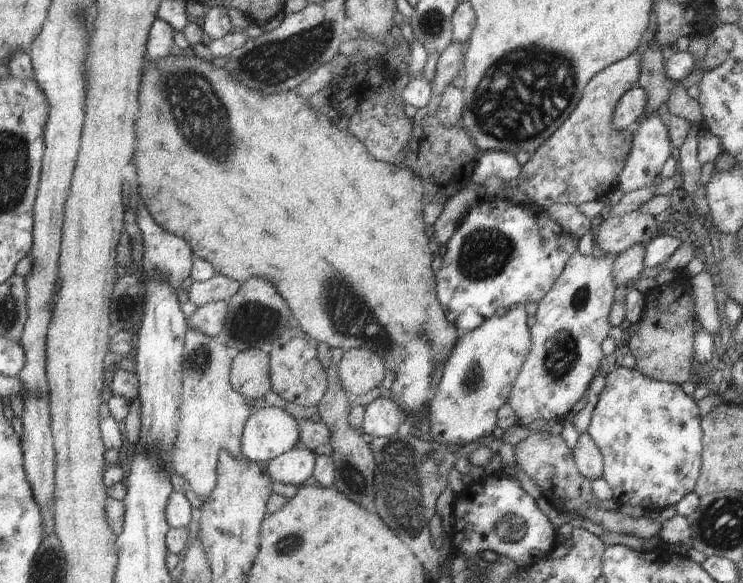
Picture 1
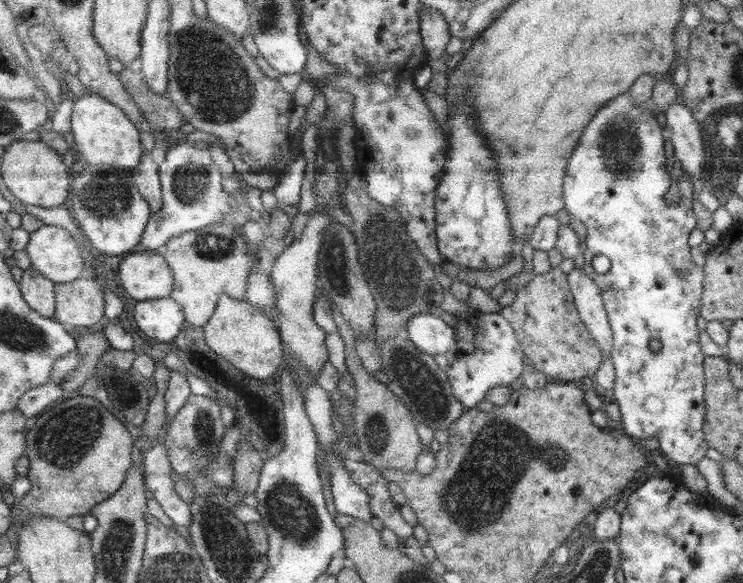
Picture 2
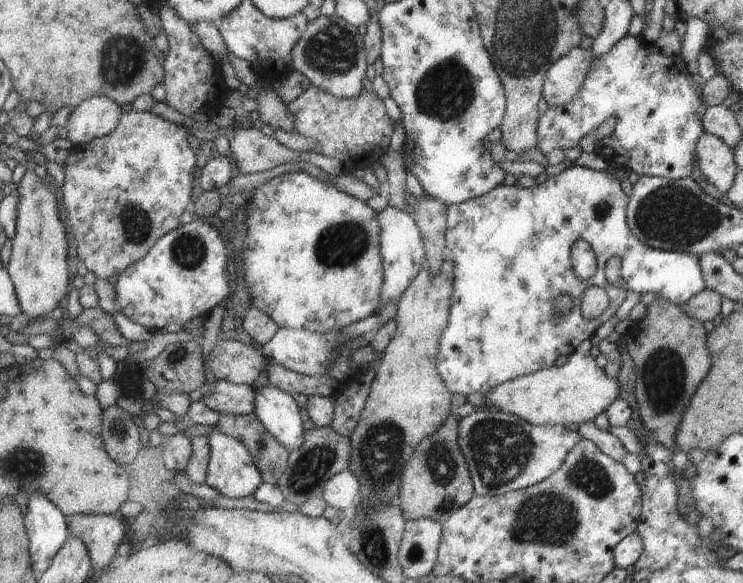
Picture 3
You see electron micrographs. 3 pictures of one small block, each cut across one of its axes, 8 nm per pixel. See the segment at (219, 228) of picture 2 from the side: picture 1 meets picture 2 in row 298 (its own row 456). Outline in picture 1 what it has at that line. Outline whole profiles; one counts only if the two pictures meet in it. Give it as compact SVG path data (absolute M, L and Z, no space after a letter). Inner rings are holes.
M195 327L189 328L184 344L185 358L183 359L183 390L180 408L181 422L177 437L173 462L174 468L189 484L195 495L204 503L218 484L218 460L223 451L229 451L235 458L247 459L243 452L242 442L246 422L254 409L250 400L231 384L230 376L234 363L233 351L221 338L209 336Z

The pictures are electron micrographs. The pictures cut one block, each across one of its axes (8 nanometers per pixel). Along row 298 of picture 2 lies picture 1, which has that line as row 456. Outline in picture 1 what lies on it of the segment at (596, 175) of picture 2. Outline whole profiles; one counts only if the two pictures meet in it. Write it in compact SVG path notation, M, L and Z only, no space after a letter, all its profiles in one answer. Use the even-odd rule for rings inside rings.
M615 362L614 367L605 377L605 384L598 394L597 403L591 412L586 433L591 437L591 440L593 440L595 446L599 449L603 461L602 479L609 485L609 488L611 488L612 501L617 504L618 507L621 505L641 507L647 514L654 515L660 509L665 508L665 506L677 504L682 496L685 496L688 492L692 492L700 473L700 454L702 451L701 441L703 433L700 429L699 416L698 406L693 402L692 397L685 395L685 393L681 391L679 385L651 380L649 376L641 374L637 369L620 367Z

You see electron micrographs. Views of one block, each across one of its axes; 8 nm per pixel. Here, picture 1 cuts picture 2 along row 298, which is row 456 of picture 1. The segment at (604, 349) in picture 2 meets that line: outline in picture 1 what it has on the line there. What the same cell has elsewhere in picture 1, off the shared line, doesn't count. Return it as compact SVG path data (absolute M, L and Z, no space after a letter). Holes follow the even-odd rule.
M585 432L578 434L572 448L572 457L579 474L589 482L602 478L602 456L591 437Z

